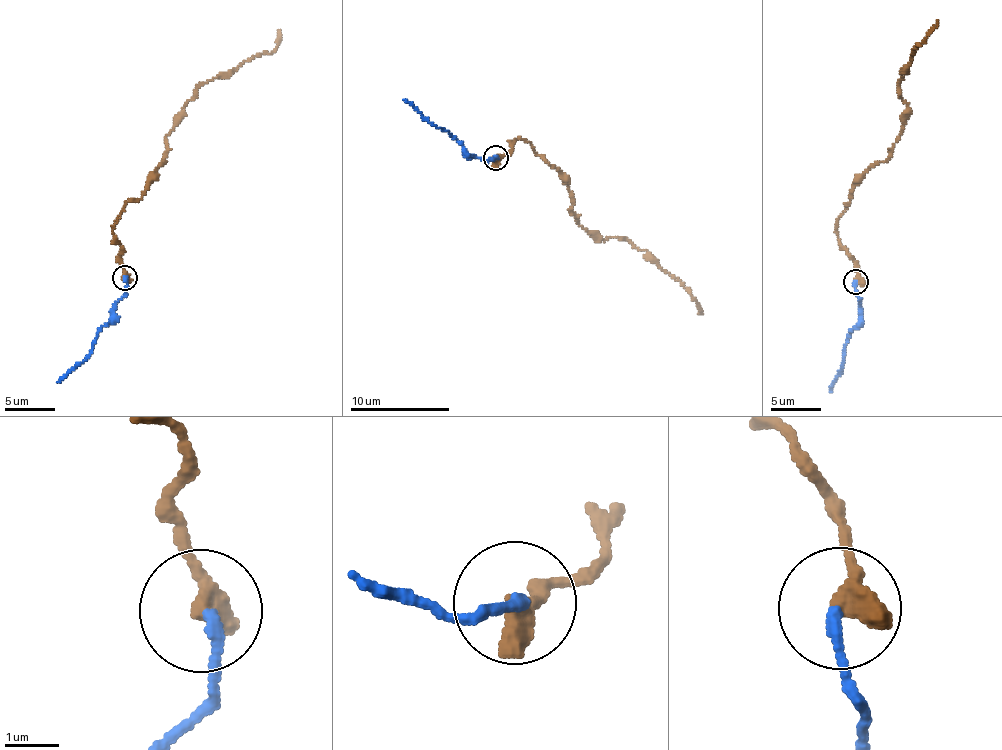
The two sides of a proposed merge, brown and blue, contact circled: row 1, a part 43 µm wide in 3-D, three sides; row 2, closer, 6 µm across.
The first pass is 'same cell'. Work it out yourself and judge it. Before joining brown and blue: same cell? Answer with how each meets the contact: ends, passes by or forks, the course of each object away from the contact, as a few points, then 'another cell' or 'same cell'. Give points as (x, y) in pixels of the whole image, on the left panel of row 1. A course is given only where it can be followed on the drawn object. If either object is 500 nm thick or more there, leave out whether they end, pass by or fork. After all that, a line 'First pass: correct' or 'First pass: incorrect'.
brown ends there; blue ends there; brown runs (125, 276), (112, 231), (125, 204), (142, 196), (165, 161), (174, 117), (196, 90), (275, 49), (278, 30); blue runs (125, 276), (126, 294), (101, 328), (89, 358), (57, 382); another cell
First pass: incorrect

